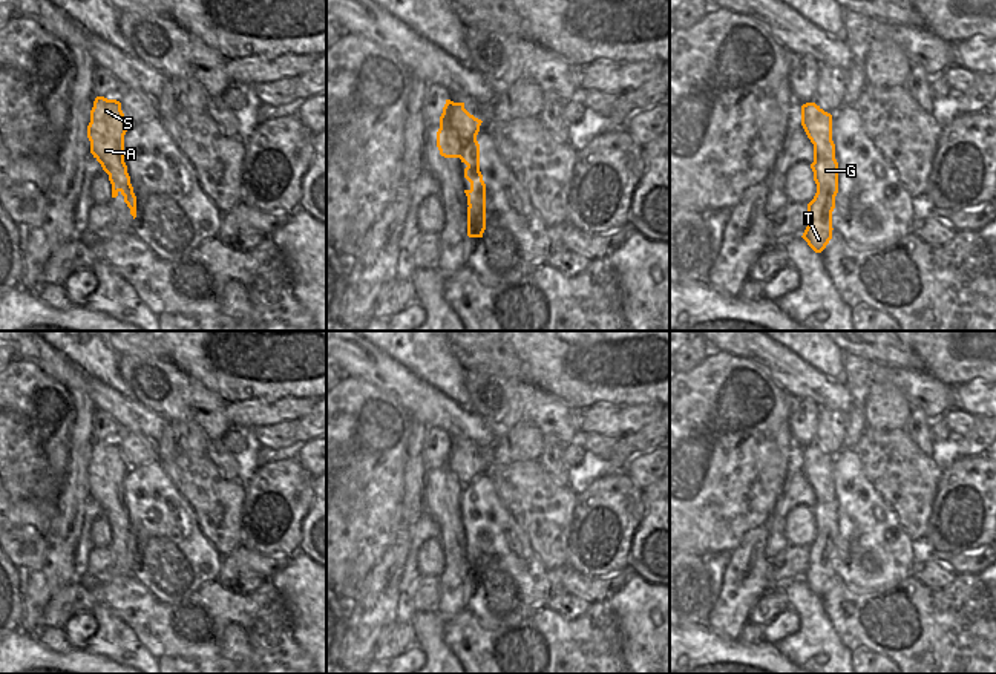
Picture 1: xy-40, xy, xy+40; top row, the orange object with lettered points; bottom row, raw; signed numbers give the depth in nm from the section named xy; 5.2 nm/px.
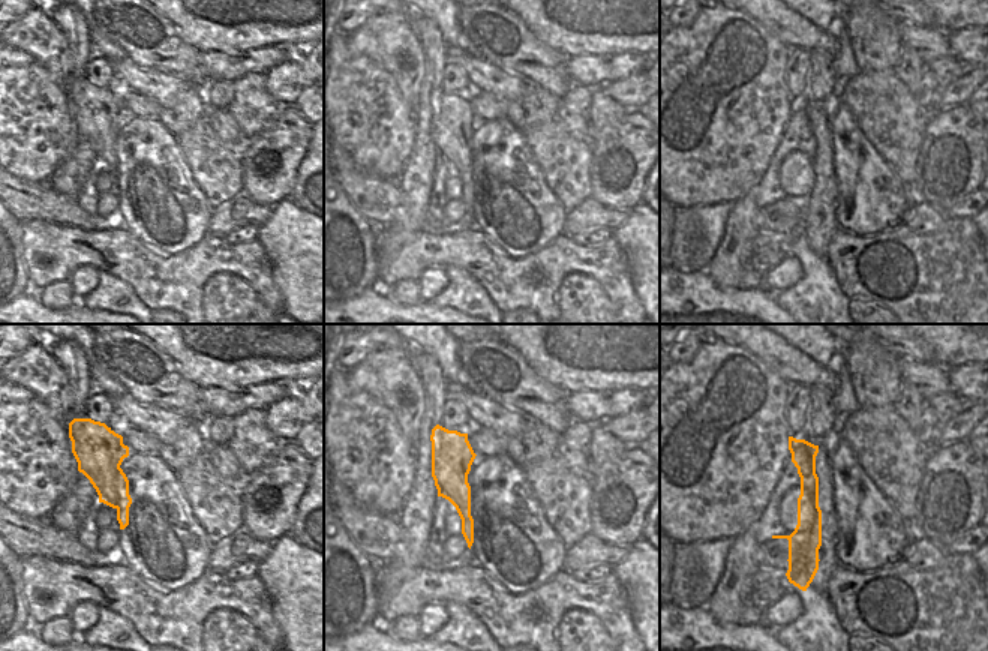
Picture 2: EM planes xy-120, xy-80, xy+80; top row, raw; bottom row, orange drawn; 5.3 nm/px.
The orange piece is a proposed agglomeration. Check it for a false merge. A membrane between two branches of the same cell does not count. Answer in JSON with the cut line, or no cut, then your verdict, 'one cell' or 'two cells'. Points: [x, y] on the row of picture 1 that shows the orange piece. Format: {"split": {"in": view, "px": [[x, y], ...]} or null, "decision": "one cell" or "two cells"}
{"split": null, "decision": "one cell"}

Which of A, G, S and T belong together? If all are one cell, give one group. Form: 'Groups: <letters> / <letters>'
Groups: A G S T.

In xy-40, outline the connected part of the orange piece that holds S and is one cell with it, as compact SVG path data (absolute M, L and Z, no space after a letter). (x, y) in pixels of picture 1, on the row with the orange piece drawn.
M104 97L95 98L90 110L90 123L87 126L90 153L109 175L112 198L121 193L135 219L136 196L124 162L124 135L129 126L120 101Z

